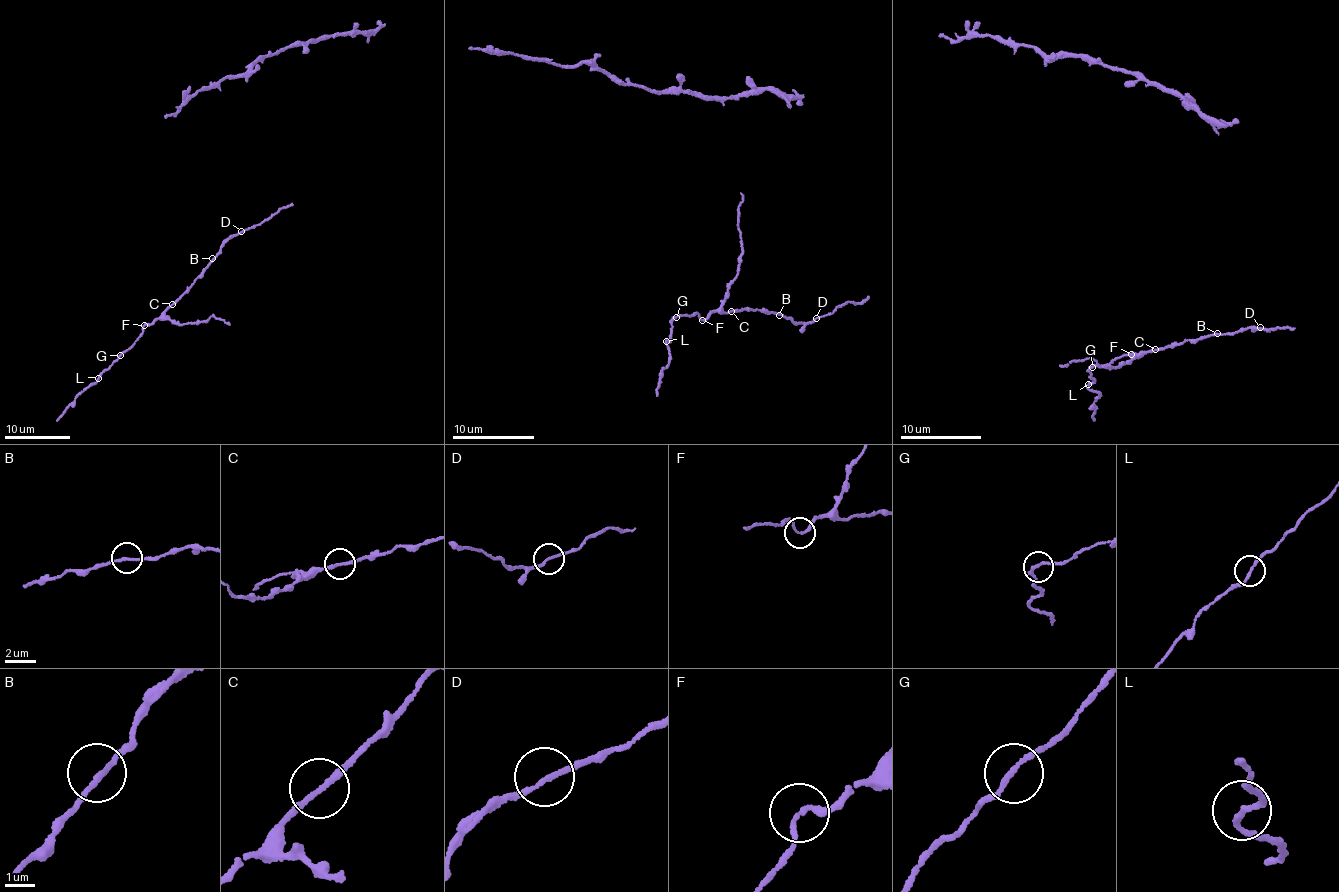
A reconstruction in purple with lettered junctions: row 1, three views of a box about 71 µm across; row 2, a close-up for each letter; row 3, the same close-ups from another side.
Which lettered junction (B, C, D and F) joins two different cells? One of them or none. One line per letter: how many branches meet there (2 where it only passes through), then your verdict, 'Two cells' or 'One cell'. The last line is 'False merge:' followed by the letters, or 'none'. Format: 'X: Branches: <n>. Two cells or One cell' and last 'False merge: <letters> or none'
B: Branches: 2. One cell
C: Branches: 2. One cell
D: Branches: 2. One cell
F: Branches: 2. One cell
False merge: none

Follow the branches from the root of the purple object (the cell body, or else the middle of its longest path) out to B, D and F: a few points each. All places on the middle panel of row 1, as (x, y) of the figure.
B: (867, 298), (846, 302), (836, 306), (832, 313), (802, 323), (794, 323), (779, 315)
D: (867, 298), (846, 302), (836, 306), (832, 313), (816, 318)
F: (867, 298), (846, 302), (832, 313), (802, 323), (745, 308), (725, 313), (717, 310), (702, 320)

